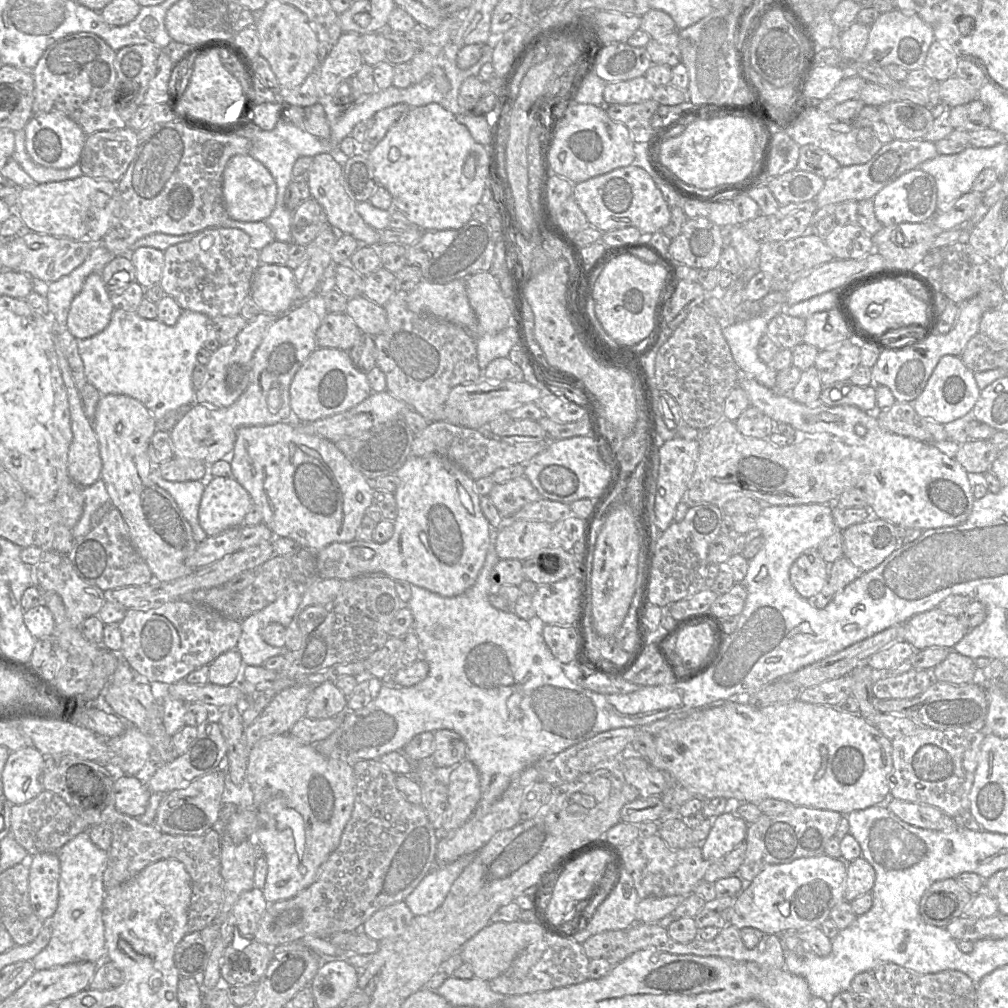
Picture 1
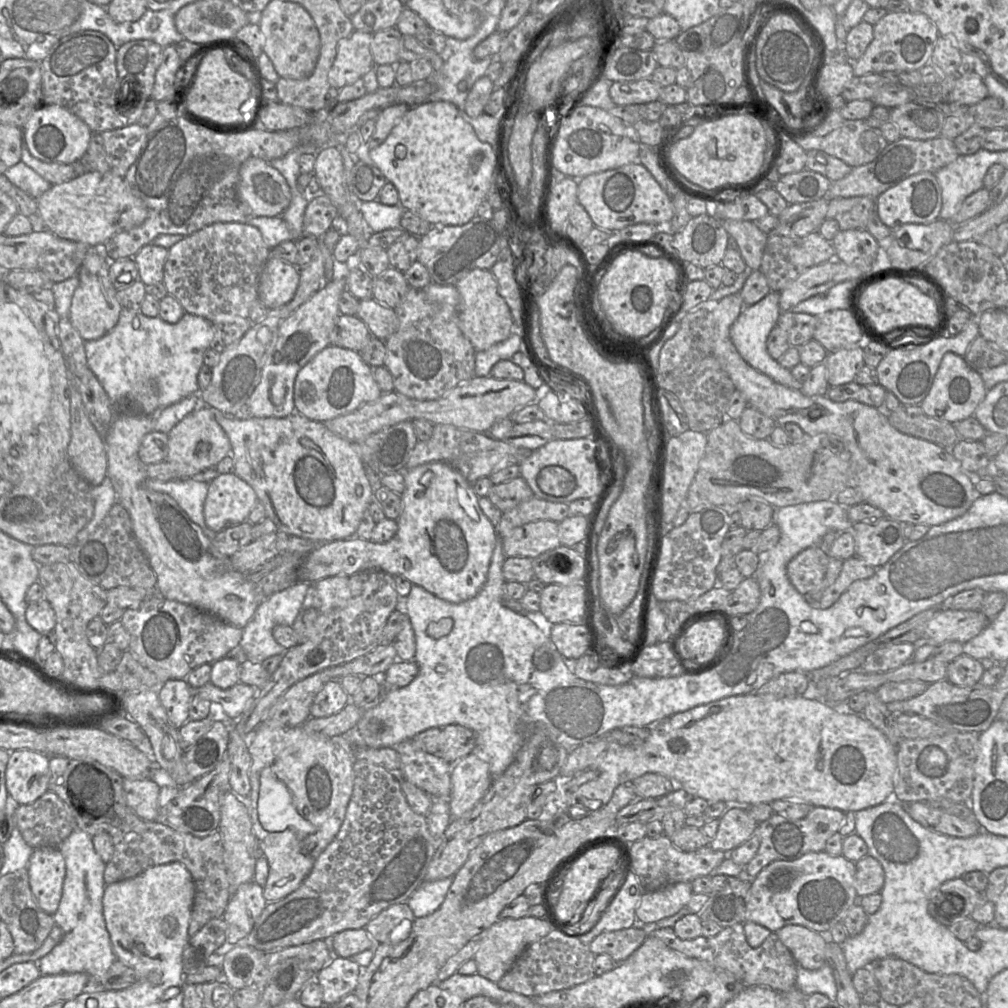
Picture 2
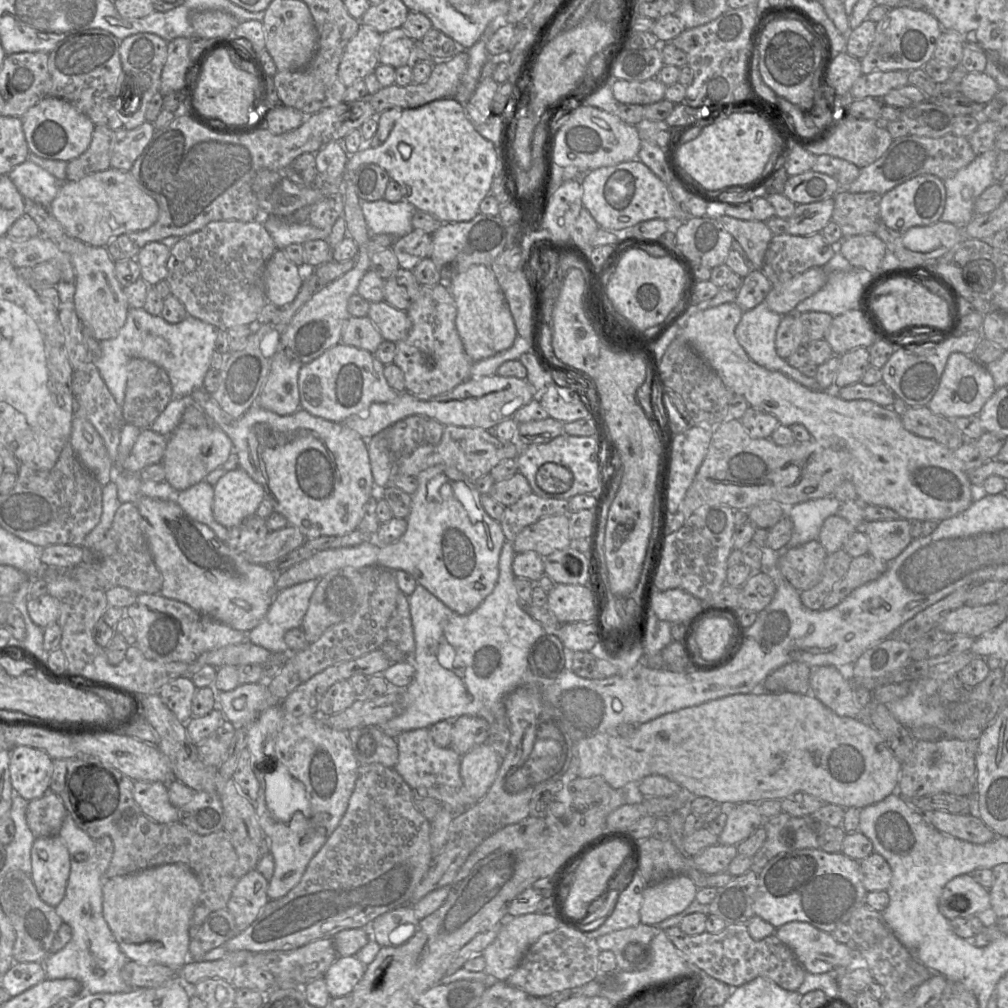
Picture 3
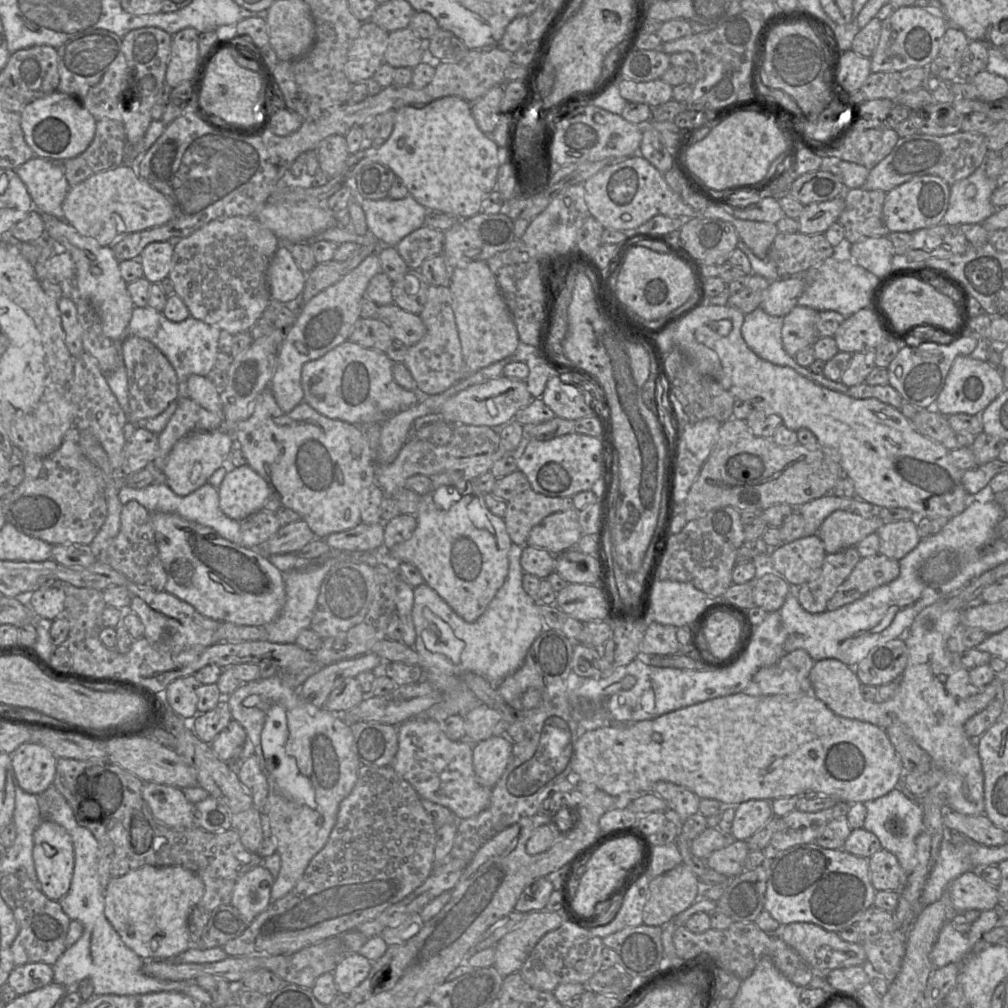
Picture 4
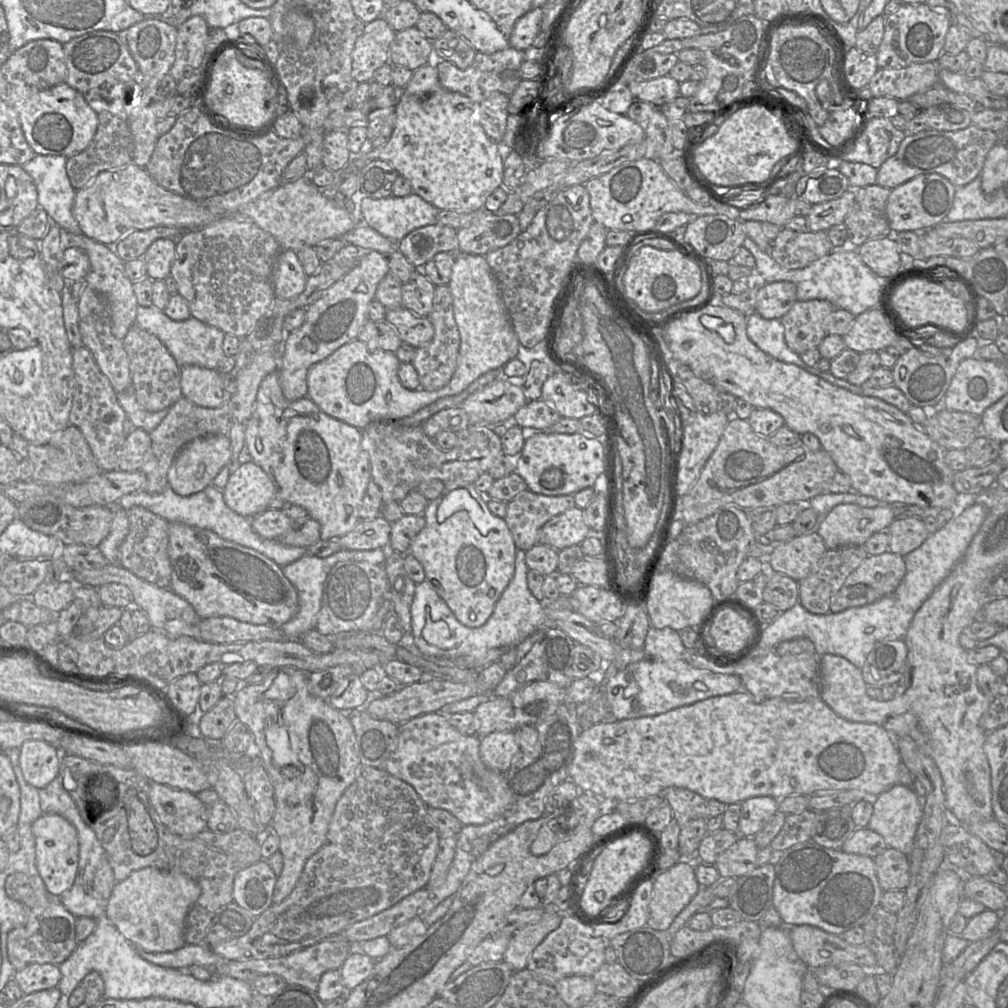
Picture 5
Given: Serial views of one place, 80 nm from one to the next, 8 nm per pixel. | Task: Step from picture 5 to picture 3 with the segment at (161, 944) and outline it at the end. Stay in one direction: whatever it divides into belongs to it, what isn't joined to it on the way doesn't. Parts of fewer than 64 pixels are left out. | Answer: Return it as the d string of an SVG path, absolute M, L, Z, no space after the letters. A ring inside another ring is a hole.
M183 863L163 864L131 874L104 879L103 917L122 952L130 961L143 965L162 964L177 971L187 961L190 944L190 921L201 894L196 874Z

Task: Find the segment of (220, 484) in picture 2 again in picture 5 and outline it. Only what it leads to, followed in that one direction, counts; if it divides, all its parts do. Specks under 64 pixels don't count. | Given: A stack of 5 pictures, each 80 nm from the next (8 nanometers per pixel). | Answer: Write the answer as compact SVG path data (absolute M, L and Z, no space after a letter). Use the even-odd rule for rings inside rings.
M254 462L235 468L222 490L226 505L235 513L252 518L267 510L276 487L266 472Z

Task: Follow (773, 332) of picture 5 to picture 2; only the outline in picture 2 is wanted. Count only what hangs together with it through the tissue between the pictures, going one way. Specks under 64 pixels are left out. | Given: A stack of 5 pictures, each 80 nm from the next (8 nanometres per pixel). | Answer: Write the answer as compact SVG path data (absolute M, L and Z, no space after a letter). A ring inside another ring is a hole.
M771 291L756 304L745 306L730 328L730 338L741 357L754 369L767 375L779 384L800 390L803 382L795 379L789 369L781 366L777 360L773 359L769 355L766 347L767 337L777 325L778 318L781 314L779 300L780 292Z

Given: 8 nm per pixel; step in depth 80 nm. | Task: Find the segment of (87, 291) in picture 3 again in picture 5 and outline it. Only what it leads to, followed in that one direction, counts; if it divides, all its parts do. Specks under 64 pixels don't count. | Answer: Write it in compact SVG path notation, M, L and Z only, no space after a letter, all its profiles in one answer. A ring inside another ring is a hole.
M62 229L61 247L77 247L84 250L90 261L90 270L84 281L86 286L98 292L106 301L110 317L112 334L123 340L130 327L135 324L138 302L133 290L133 282L125 274L125 262L115 253L113 246L106 246L83 234L69 234Z

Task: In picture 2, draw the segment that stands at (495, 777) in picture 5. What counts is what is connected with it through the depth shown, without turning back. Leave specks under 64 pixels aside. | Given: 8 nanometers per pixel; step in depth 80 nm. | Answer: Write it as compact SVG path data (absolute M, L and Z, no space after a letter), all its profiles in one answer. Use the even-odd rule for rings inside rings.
M412 740L401 742L396 748L400 755L400 777L403 780L421 788L431 797L450 797L451 763L416 748Z

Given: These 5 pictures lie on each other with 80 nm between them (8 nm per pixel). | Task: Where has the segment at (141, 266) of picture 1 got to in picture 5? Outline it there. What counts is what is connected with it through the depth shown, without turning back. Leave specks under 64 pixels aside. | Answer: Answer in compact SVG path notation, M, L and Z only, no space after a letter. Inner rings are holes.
M160 238L146 250L142 259L151 280L164 280L170 276L171 266L176 255L176 240Z

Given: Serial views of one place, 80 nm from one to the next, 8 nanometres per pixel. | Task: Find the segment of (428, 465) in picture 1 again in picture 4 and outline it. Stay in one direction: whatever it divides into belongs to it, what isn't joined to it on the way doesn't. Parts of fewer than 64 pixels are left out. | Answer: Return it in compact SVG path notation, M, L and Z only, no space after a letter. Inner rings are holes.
M449 471L429 477L431 490L421 496L415 513L417 526L411 537L389 550L389 560L408 562L418 568L424 582L468 623L475 622L486 610L508 575L508 553L512 541L507 533L504 519L490 512L475 480L467 480L459 471Z

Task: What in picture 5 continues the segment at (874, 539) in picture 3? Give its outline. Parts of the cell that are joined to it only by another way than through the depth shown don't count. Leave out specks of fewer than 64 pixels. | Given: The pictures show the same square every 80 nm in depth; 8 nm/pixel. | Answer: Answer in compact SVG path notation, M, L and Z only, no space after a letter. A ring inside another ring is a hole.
M918 517L896 518L887 531L890 535L888 551L903 557L920 547L930 536L923 520Z

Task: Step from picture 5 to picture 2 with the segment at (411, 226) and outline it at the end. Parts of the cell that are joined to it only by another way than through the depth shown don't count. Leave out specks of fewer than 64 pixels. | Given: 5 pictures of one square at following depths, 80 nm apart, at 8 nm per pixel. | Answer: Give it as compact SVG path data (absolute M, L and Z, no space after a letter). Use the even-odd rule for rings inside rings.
M373 200L360 203L359 209L370 232L401 228L400 220L404 209L400 205L389 206Z

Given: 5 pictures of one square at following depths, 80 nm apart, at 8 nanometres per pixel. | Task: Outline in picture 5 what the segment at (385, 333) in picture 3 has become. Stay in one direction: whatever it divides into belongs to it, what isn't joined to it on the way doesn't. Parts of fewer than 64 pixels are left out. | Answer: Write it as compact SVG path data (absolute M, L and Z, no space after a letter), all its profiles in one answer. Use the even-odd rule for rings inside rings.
M404 307L387 309L385 320L395 327L403 343L410 344L415 348L428 344L434 336L433 325L427 317L418 316Z

